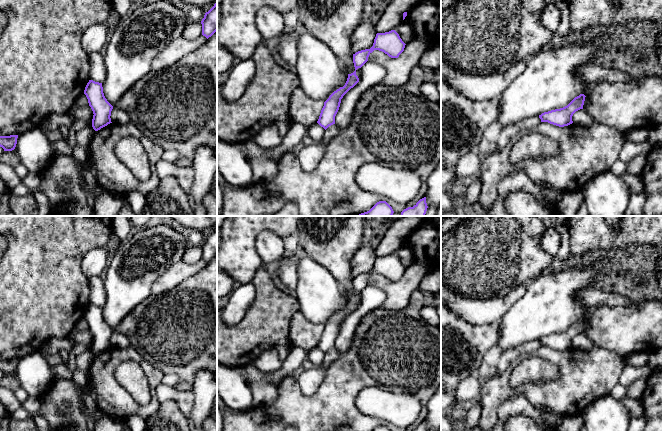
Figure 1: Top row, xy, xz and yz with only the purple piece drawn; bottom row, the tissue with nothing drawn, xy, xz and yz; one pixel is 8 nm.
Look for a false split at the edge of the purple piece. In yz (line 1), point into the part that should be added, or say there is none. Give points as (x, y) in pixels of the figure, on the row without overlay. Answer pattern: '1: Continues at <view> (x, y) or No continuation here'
1: No continuation here

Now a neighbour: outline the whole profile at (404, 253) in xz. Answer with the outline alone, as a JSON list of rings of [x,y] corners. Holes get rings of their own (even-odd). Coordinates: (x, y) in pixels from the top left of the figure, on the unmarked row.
[[[405,243],[393,254],[399,258],[400,262],[405,268],[410,267],[415,262],[410,246]]]

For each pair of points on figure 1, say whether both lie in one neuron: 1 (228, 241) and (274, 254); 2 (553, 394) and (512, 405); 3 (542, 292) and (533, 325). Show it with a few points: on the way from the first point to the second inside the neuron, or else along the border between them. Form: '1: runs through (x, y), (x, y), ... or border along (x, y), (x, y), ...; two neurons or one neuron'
1: border along (268, 229), (256, 239), (256, 252), (262, 263); two neurons
2: border along (504, 401), (515, 393), (521, 392), (536, 409); two neurons
3: runs through (542, 300), (542, 309), (534, 317); one neuron

